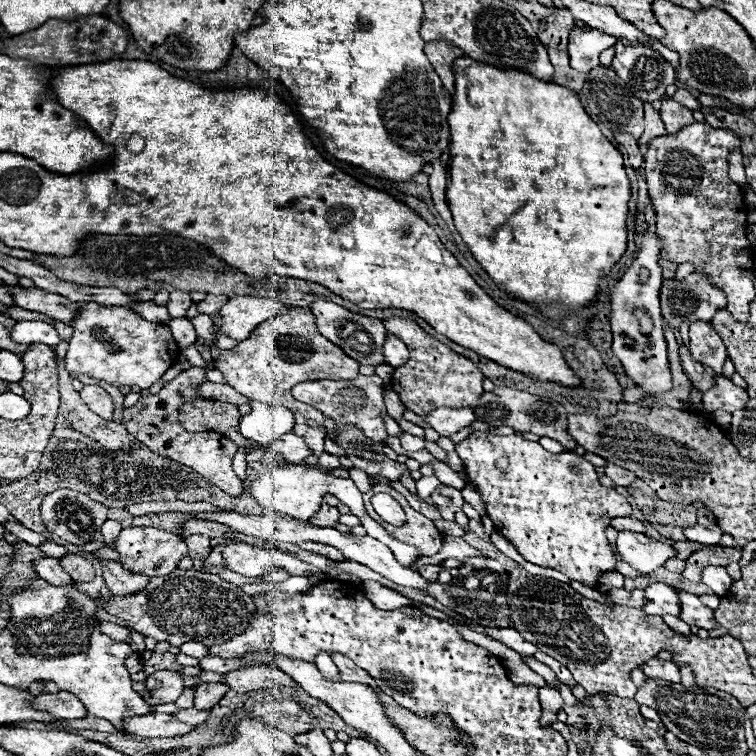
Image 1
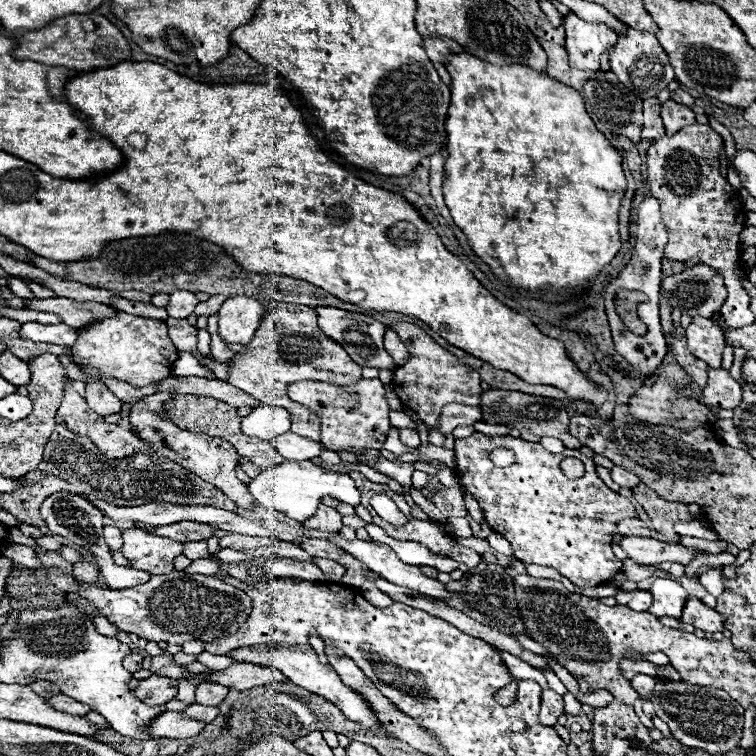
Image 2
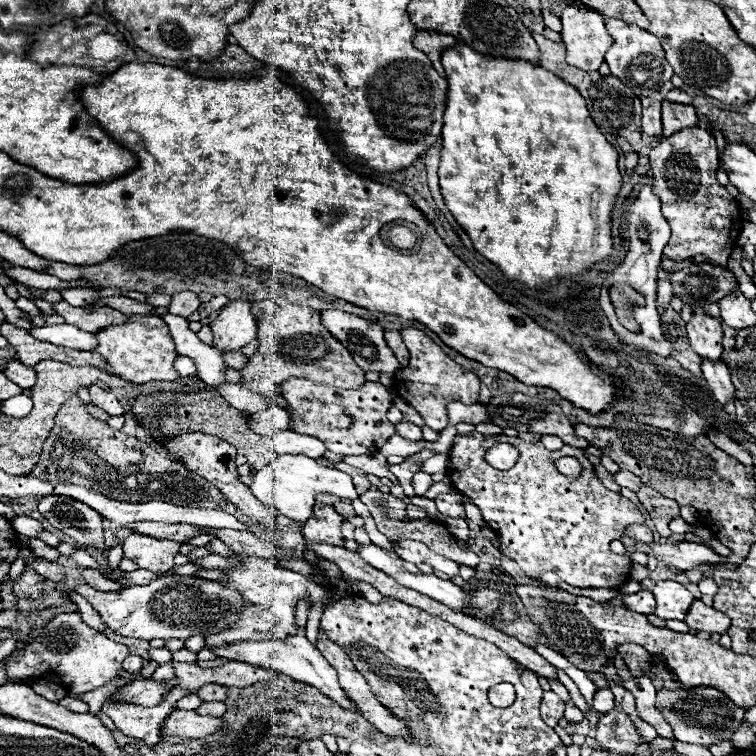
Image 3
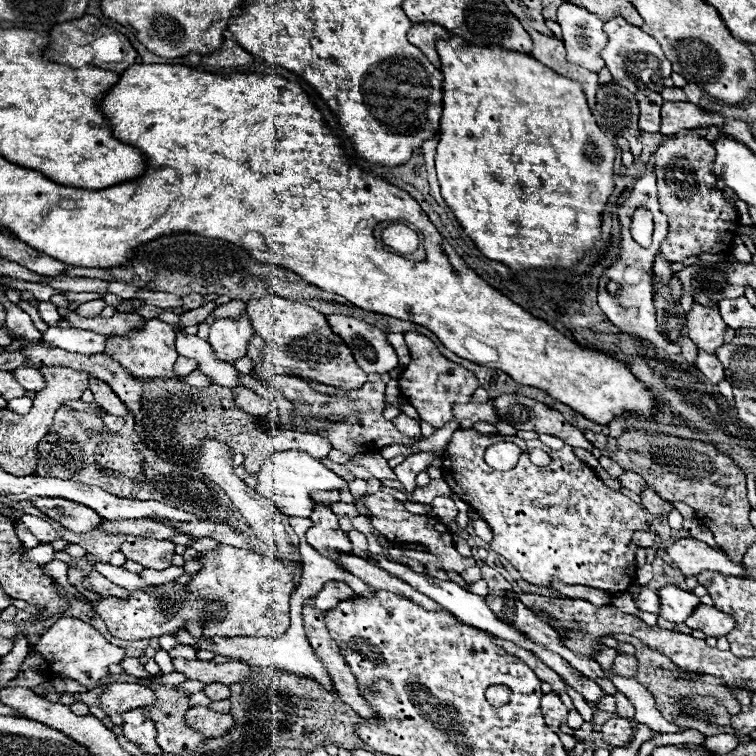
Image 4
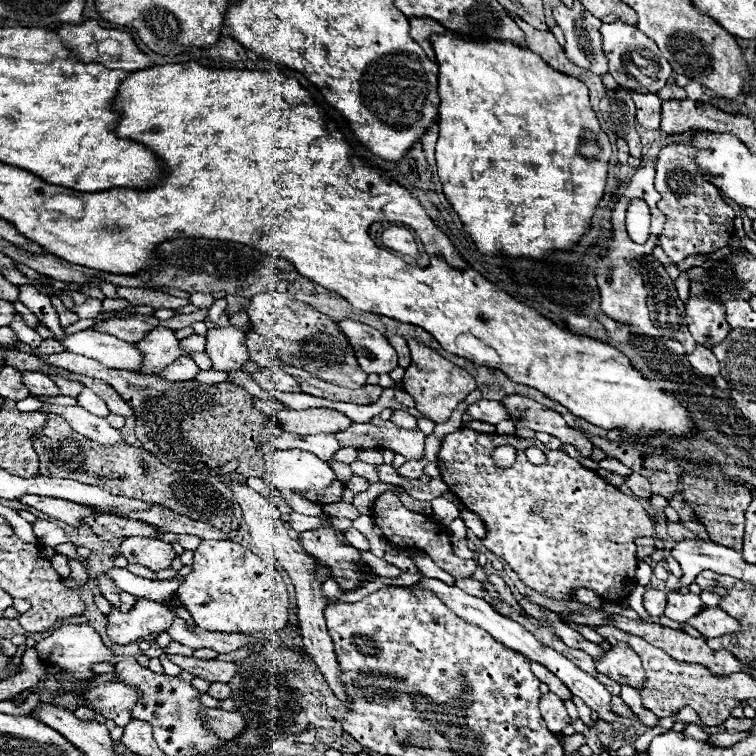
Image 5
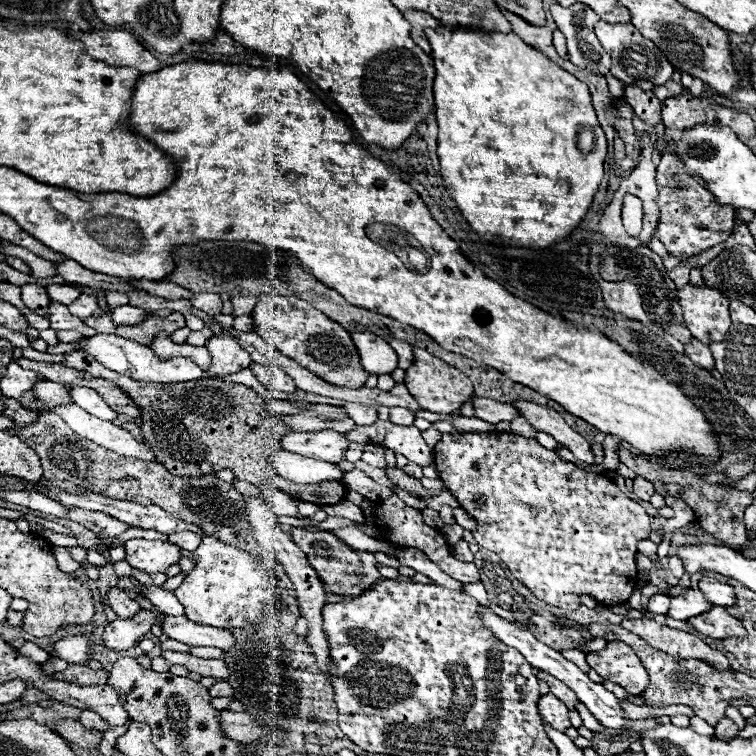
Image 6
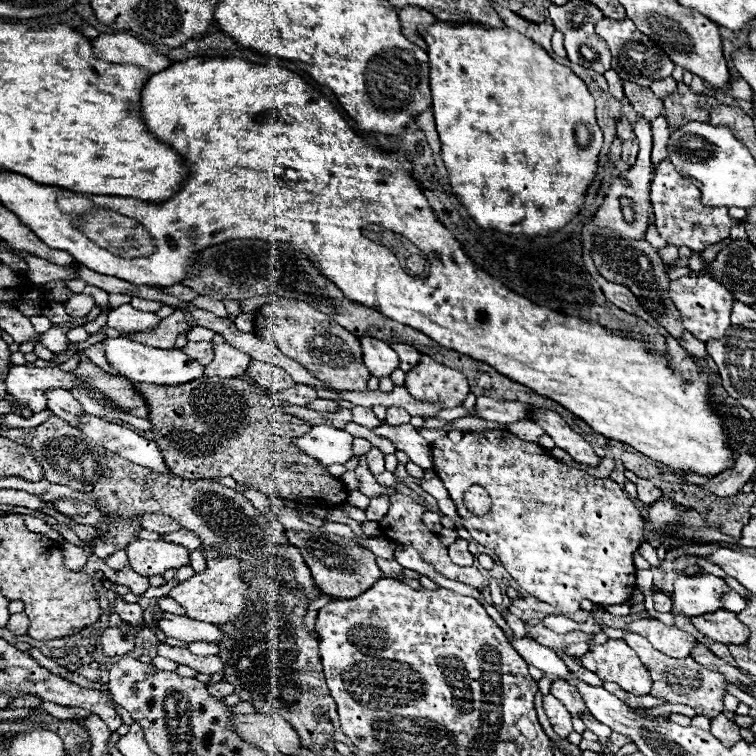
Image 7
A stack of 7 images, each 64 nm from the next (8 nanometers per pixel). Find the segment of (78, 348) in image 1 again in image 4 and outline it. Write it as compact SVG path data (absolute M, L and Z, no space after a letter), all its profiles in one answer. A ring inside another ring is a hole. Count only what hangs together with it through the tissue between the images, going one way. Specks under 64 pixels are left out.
M154 318L154 320L148 320L142 330L130 332L128 338L110 336L110 340L108 340L108 354L116 362L120 362L136 378L162 376L162 378L178 379L173 374L174 362L178 358L178 352L176 352L174 344L176 344L174 328L170 324L164 324L164 322ZM196 369L194 372L192 372L192 374L188 375L187 377L179 378L179 380L190 386L196 386L199 388L206 387L211 384L210 379L198 369Z

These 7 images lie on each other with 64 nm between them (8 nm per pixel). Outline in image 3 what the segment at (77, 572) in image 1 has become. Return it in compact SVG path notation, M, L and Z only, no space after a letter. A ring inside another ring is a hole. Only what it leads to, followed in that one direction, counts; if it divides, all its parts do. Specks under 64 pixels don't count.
M86 568L82 578L86 580L88 586L92 586L92 588L96 588L96 590L112 590L112 592L116 590L116 592L118 592L118 590L122 588L122 586L118 586L116 582L110 582L104 574L100 574L98 570L92 570L92 568Z

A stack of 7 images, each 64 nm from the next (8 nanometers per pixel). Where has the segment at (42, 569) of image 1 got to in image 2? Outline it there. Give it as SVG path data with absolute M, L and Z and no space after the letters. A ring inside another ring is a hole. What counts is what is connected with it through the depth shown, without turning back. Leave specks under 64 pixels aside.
M46 568L46 580L64 592L80 592L102 616L110 620L120 632L136 634L152 642L184 644L186 640L216 640L220 636L236 632L250 614L252 600L238 588L224 584L212 576L170 572L152 576L146 584L124 590L102 590L102 588L80 588L76 580L64 576L58 568Z

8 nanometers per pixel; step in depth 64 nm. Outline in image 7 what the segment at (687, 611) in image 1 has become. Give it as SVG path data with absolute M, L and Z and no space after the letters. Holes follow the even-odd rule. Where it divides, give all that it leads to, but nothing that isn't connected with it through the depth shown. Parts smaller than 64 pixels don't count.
M716 610L702 616L692 616L692 624L710 640L720 644L744 644L750 636L750 630L738 620L734 612Z

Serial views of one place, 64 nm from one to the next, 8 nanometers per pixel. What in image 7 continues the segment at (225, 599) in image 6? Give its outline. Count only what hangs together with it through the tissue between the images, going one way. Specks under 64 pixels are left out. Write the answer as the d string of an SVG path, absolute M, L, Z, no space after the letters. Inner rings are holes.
M206 552L206 570L202 574L192 576L188 582L174 586L168 596L174 598L188 610L188 616L194 620L210 622L210 624L224 624L238 620L246 608L248 584L240 580L240 564L236 558L216 558L214 552Z

